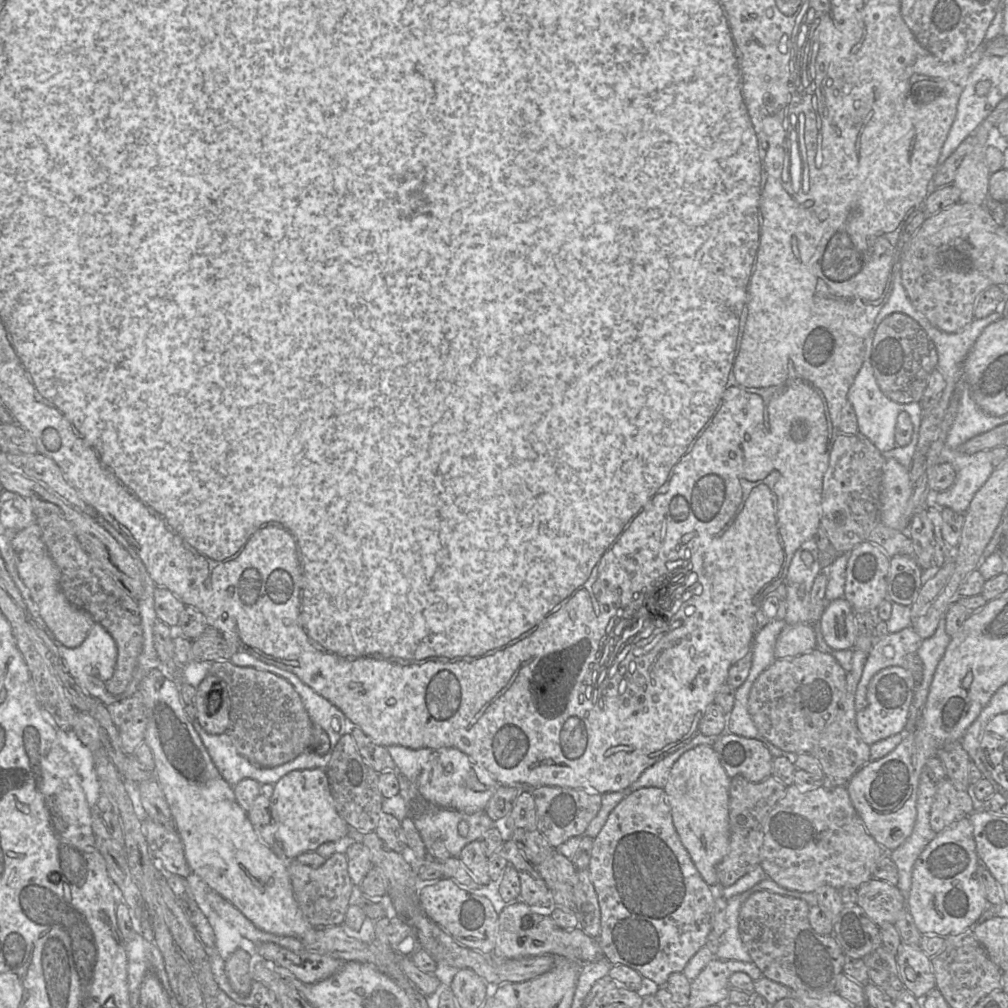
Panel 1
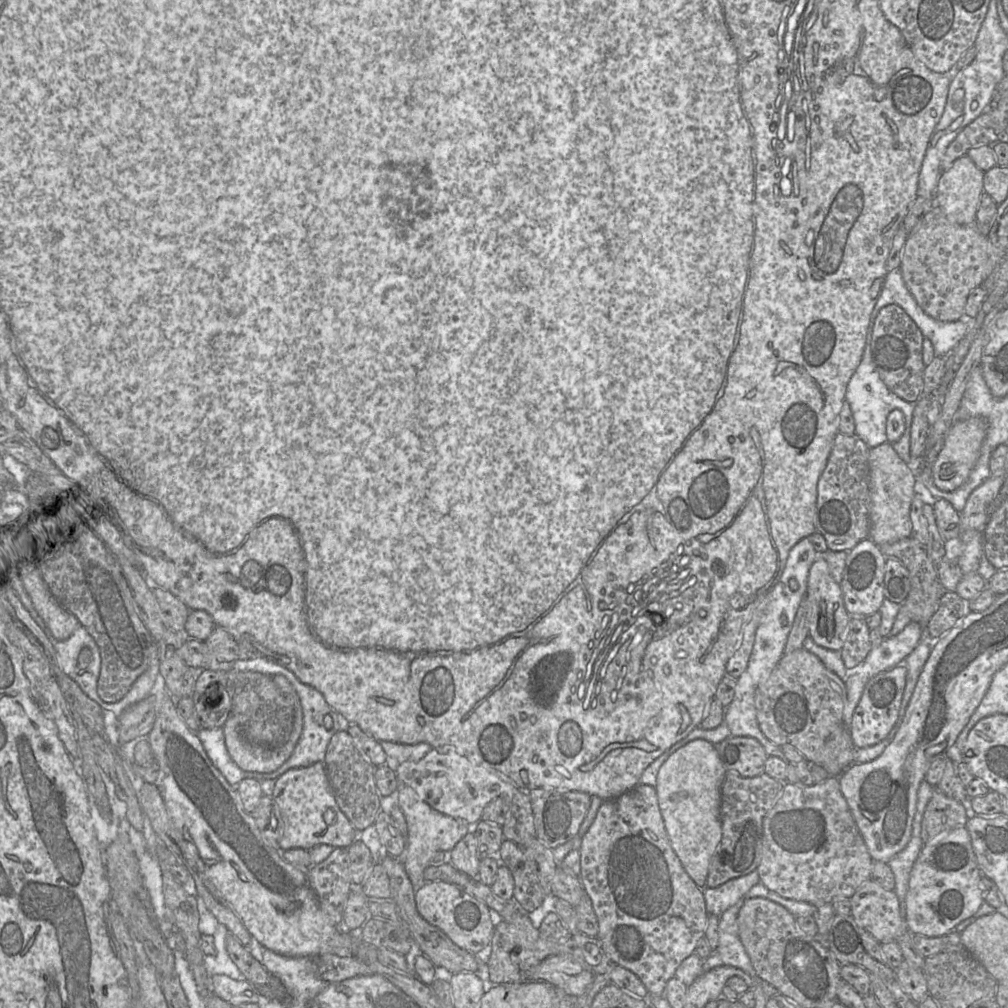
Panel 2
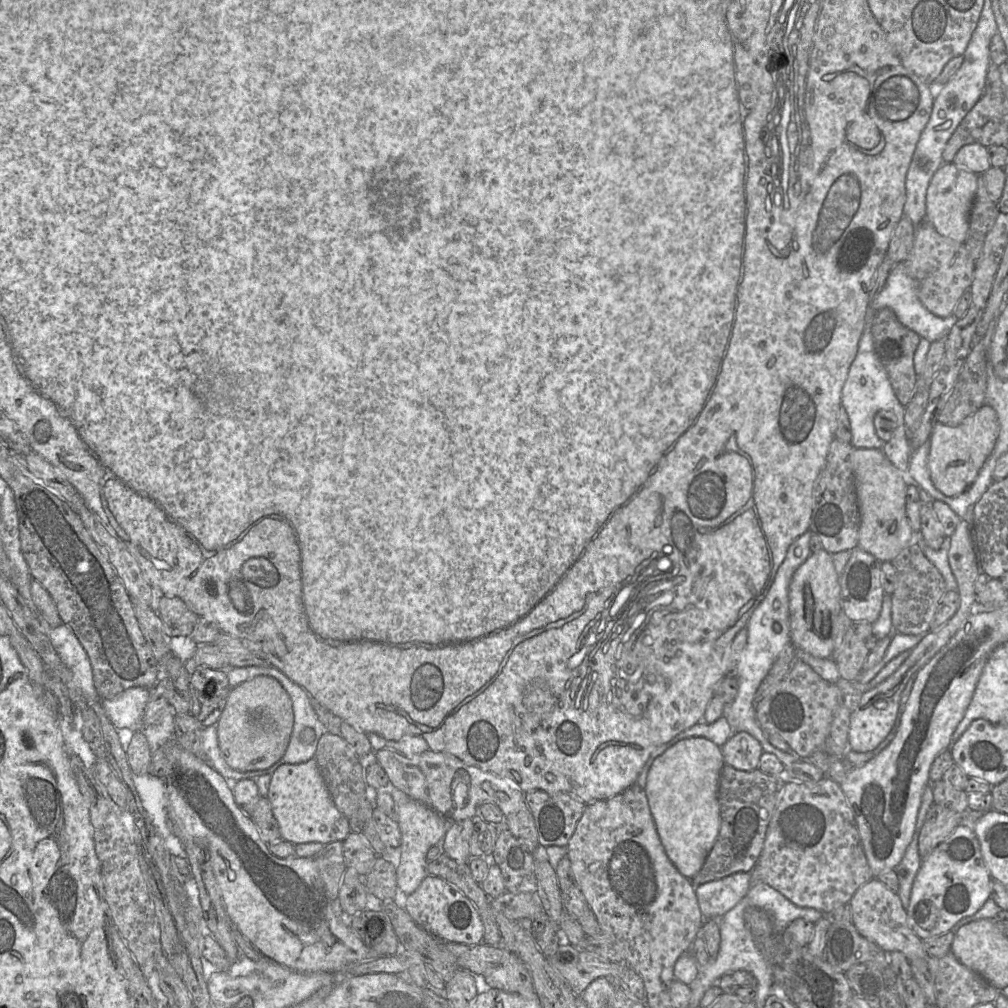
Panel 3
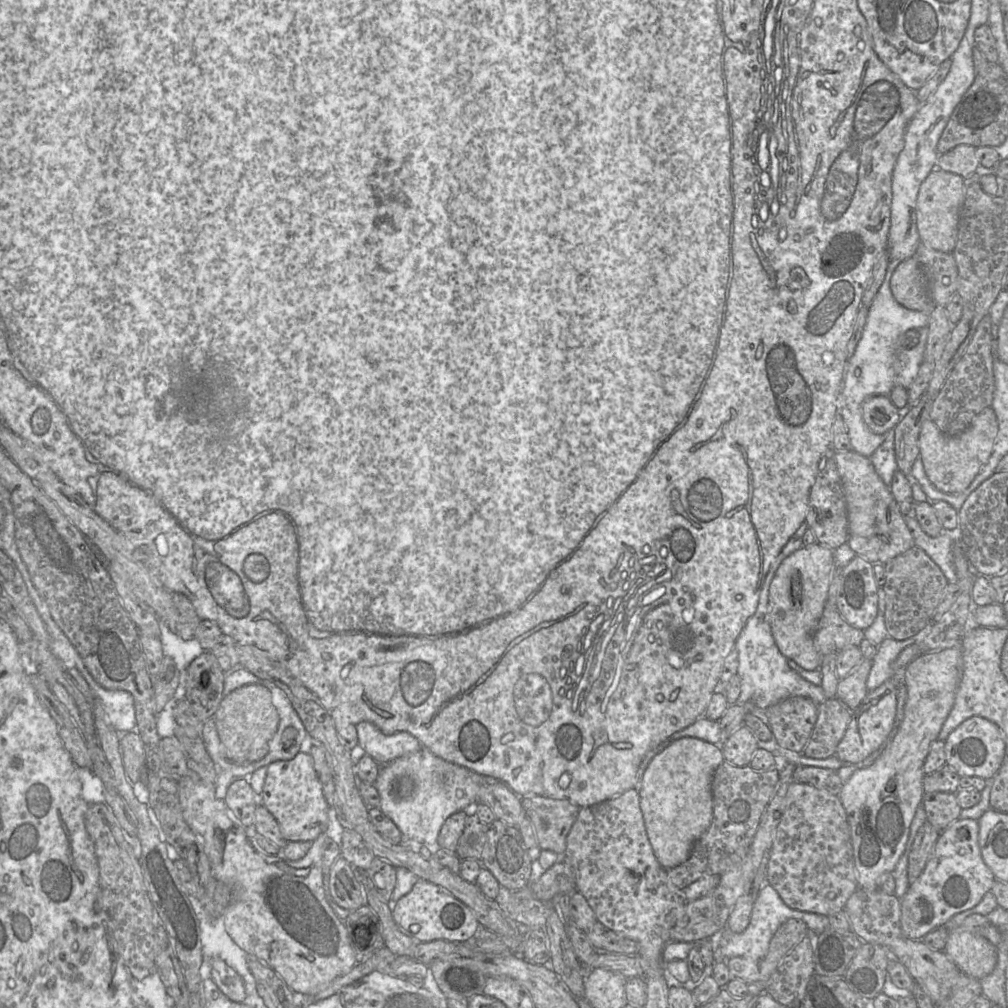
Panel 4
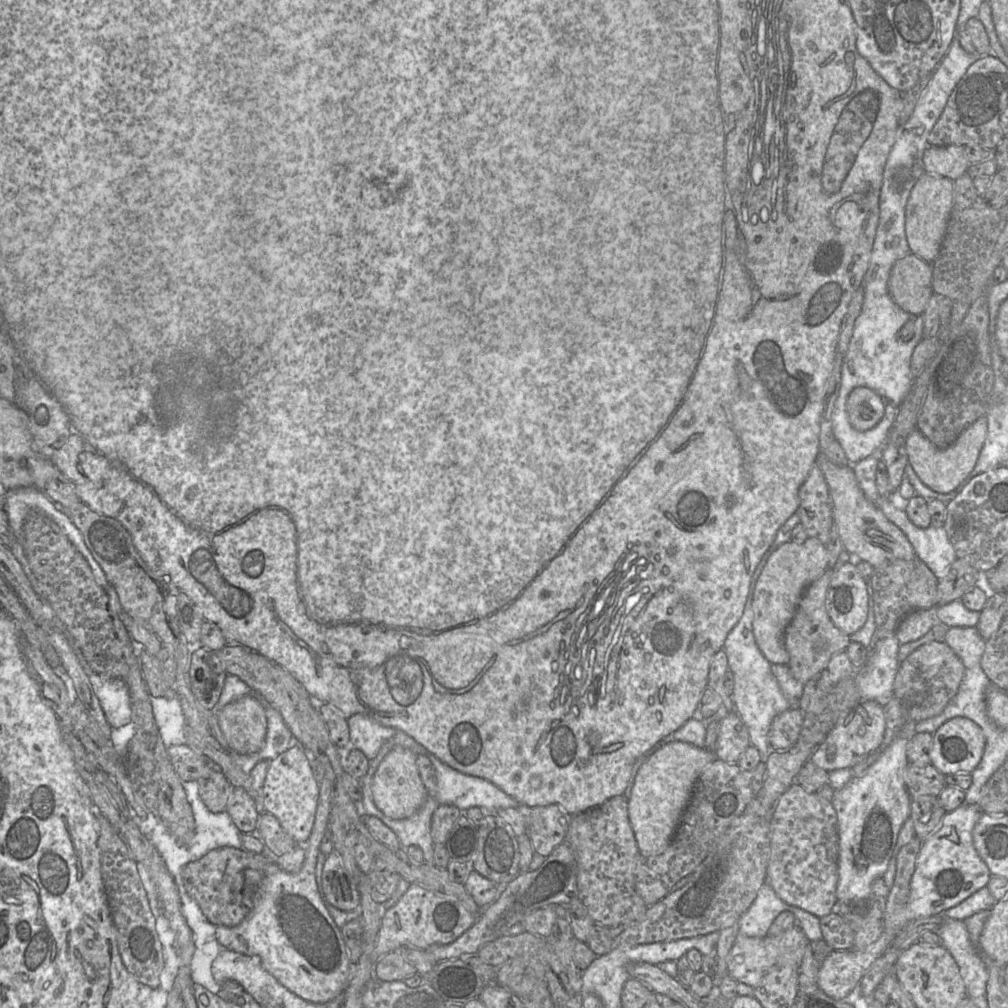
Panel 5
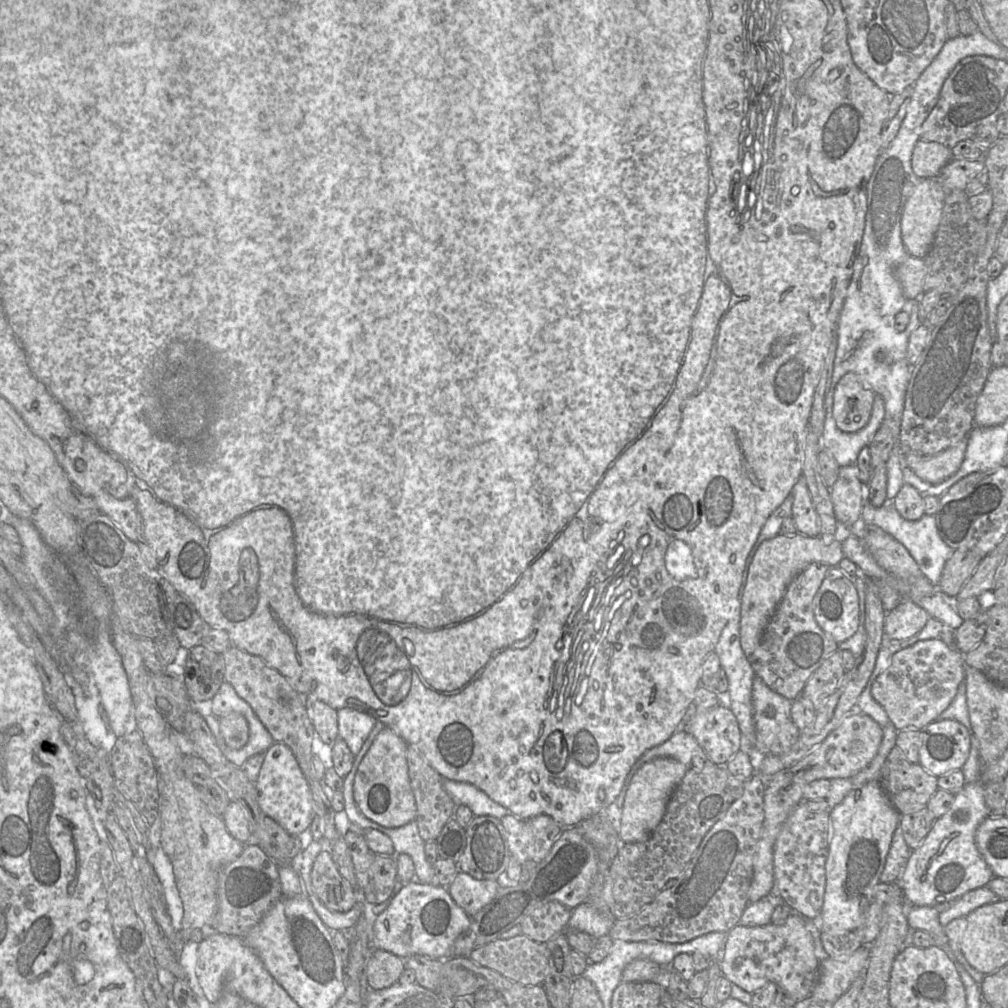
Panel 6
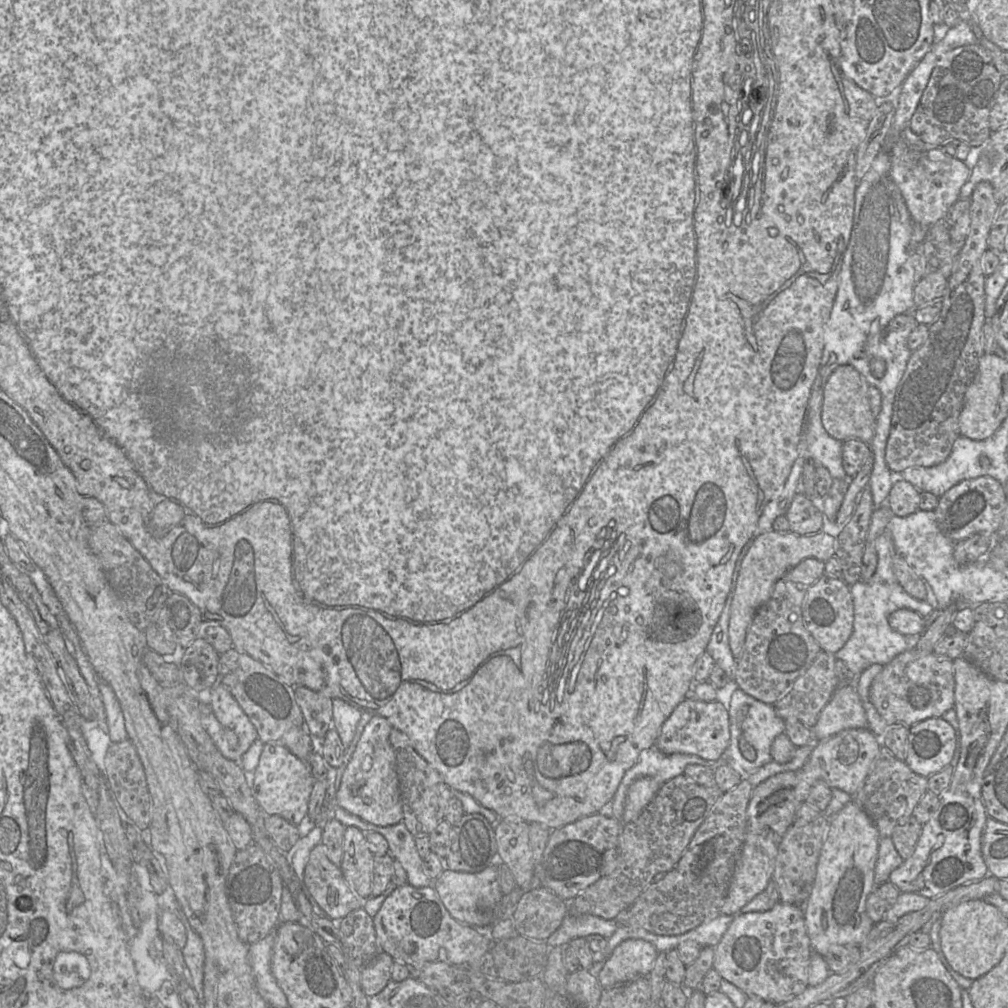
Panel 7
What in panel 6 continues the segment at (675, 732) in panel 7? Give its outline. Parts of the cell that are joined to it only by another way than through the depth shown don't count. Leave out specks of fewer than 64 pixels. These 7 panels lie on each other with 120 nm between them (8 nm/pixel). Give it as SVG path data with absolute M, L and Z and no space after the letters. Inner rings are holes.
M725 704L712 708L691 707L683 723L716 765L726 763L740 751L741 731L736 716Z

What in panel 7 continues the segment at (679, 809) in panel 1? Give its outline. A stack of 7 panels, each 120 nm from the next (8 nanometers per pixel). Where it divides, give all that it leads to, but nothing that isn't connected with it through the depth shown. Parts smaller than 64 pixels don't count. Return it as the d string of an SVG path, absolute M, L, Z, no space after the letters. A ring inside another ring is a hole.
M643 777L634 781L628 789L621 822L634 821L643 809L652 801L661 785L652 777Z

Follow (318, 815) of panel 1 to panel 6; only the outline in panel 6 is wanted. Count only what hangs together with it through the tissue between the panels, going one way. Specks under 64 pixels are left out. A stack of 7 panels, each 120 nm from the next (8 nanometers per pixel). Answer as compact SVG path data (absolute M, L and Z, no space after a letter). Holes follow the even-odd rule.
M274 743L266 751L254 785L257 790L259 807L265 816L274 819L293 835L300 835L309 829L314 809L312 791L293 752L288 746Z

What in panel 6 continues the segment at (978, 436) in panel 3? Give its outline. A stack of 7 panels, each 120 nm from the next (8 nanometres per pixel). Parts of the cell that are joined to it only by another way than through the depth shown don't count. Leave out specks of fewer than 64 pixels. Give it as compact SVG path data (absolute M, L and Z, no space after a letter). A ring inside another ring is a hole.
M965 437L957 444L932 456L914 452L905 453L904 464L910 467L922 480L938 484L959 470L964 460L967 444L968 439Z

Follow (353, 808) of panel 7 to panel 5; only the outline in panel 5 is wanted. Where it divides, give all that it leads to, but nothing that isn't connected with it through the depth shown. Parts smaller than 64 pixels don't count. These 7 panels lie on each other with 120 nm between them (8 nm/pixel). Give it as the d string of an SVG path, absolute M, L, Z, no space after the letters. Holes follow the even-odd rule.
M394 747L378 765L373 776L372 795L375 806L388 818L406 819L415 814L424 804L427 791L421 781L416 764L416 756L411 750Z

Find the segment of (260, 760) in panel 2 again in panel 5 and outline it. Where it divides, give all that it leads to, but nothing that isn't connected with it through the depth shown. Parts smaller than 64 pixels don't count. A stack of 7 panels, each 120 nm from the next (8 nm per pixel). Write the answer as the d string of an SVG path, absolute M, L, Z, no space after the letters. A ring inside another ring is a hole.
M243 696L226 704L216 713L219 727L230 749L238 754L253 754L264 746L267 718L265 708L258 700Z

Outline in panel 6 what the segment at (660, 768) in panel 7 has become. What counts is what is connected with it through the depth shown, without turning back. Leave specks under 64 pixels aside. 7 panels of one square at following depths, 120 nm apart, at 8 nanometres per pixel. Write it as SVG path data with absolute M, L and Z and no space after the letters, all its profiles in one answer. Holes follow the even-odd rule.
M678 729L669 739L665 742L650 748L647 750L640 759L636 762L634 767L629 772L626 781L619 793L618 797L614 801L618 807L624 805L626 793L631 782L631 779L637 769L643 764L660 757L673 758L680 763L686 765L688 768L691 767L691 762L695 752L698 750L699 744L696 739L688 733L685 729Z

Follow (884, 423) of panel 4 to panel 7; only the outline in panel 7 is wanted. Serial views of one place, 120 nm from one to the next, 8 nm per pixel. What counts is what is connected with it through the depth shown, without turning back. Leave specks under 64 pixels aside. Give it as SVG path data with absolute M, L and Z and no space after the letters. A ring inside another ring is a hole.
M851 365L834 369L823 386L821 422L828 434L841 442L858 439L869 443L875 432L876 418L871 412L868 383Z

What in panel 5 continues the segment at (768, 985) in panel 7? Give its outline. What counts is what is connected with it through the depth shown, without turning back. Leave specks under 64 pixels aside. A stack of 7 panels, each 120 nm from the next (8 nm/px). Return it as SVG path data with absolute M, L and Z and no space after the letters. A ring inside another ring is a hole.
M798 925L775 936L748 937L739 933L727 955L727 975L756 988L773 966L791 966L799 969L808 943L808 938Z

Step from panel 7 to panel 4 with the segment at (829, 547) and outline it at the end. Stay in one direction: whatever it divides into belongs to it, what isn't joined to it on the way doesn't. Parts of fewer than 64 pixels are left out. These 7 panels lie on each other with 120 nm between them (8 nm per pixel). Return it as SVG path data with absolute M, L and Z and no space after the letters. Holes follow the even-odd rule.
M815 543L786 557L769 587L768 614L775 643L787 659L794 660L805 670L821 667L823 656L814 646L813 633L827 602L835 567L833 550Z

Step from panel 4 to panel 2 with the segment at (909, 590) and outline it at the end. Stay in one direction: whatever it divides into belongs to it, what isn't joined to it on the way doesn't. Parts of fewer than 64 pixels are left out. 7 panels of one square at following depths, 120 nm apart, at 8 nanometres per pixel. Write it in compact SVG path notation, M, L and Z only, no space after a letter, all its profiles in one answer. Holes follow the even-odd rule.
M911 537L904 538L894 543L885 543L878 546L886 558L896 558L908 569L911 588L906 601L902 605L907 608L912 622L927 626L929 620L936 612L940 599L946 590L939 580L934 563L927 555L926 546L923 546Z

